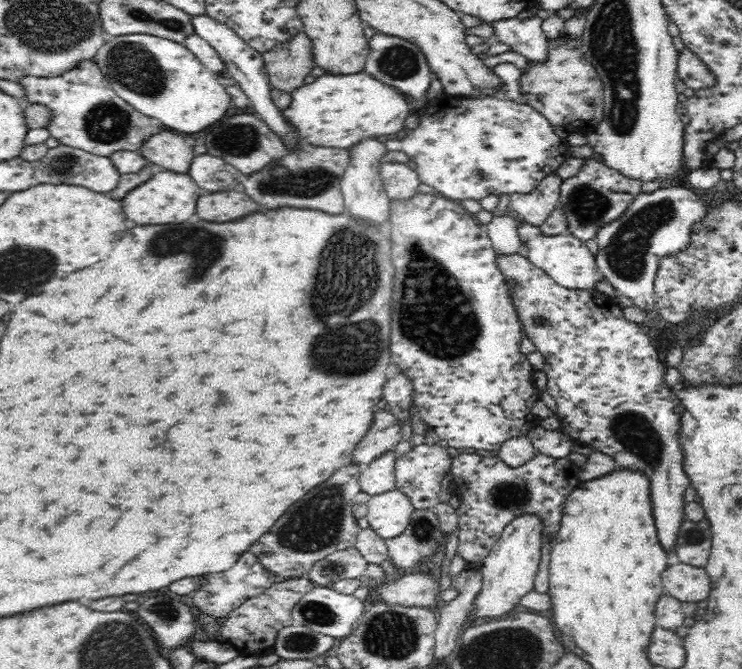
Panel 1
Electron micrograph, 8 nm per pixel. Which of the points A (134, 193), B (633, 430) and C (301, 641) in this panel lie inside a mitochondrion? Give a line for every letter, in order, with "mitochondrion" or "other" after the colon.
A: other
B: mitochondrion
C: mitochondrion

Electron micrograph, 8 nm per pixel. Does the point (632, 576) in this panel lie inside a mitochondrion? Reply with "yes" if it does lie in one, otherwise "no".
no

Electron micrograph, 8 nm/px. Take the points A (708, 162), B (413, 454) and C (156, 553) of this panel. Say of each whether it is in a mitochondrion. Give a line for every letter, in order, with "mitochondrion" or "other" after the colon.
A: other
B: other
C: other

